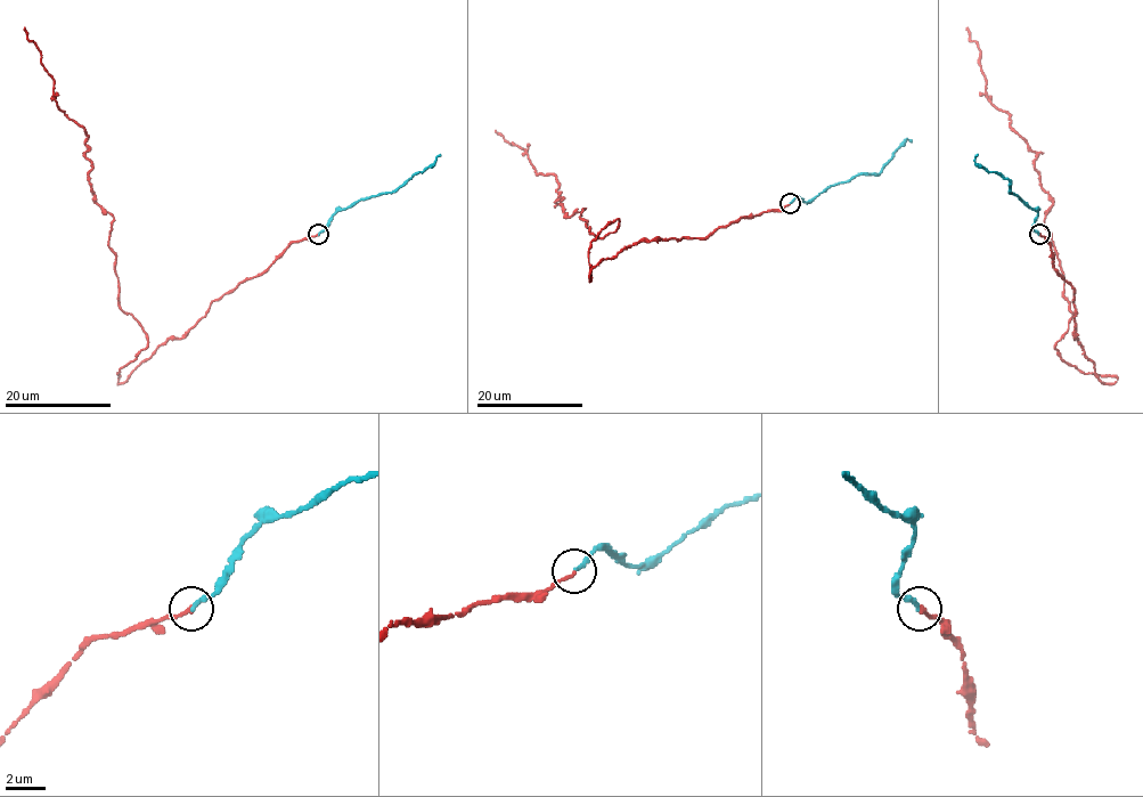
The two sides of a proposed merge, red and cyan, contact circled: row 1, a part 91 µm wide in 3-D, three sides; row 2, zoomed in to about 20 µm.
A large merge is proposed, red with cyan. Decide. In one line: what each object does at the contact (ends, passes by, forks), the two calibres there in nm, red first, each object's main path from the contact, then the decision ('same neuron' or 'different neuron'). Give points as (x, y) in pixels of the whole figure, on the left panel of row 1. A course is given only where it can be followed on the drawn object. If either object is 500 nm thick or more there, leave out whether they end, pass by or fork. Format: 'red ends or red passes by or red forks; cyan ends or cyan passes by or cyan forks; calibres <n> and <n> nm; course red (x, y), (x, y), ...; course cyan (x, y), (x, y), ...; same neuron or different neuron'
red ends; cyan ends; calibres 200 and 260 nm; course red (318, 234), (117, 383), (147, 334), (120, 308), (114, 218), (90, 184), (86, 130), (57, 104), (25, 27); course cyan (318, 234), (337, 210), (359, 200), (394, 192), (431, 167), (440, 154); same neuron

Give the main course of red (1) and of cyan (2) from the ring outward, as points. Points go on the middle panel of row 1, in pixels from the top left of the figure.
1: (789, 203), (638, 242), (589, 282), (590, 243), (618, 219), (595, 237), (496, 131)
2: (789, 203), (795, 197), (809, 201), (830, 186), (849, 181), (860, 173), (876, 175), (906, 139), (912, 141)

